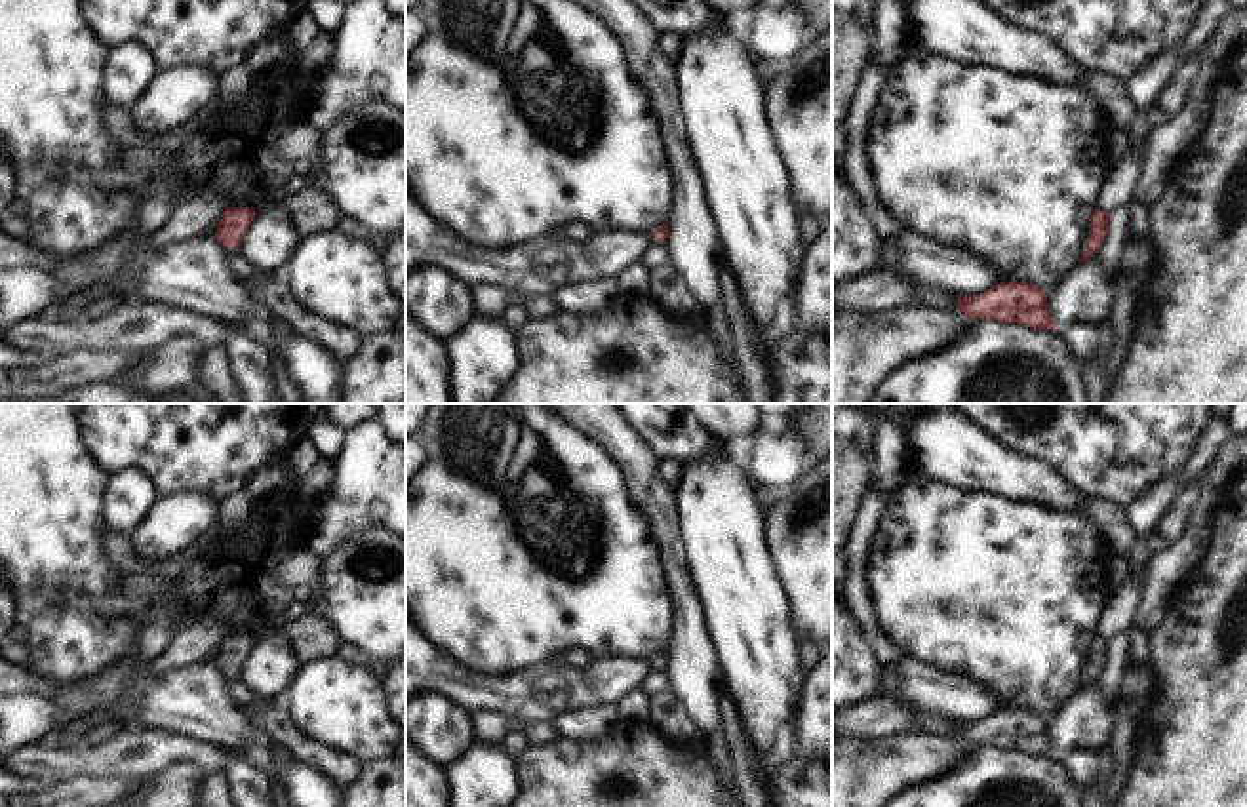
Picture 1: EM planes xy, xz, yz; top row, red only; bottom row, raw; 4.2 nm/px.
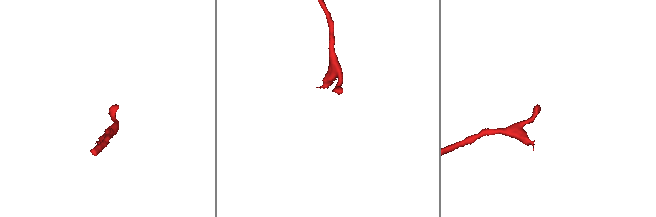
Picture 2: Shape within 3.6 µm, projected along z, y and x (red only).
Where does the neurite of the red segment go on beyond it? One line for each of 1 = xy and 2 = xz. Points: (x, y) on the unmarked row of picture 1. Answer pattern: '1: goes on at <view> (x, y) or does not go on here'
1: does not go on here
2: does not go on here

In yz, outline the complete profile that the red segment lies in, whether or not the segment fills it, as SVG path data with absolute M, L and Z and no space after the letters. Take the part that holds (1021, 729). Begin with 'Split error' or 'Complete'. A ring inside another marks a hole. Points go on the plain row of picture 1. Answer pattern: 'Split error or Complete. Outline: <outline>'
Complete. Outline: M998 708L977 723L961 721L958 737L969 746L984 744L1059 758L1049 740L1047 719L1028 708Z

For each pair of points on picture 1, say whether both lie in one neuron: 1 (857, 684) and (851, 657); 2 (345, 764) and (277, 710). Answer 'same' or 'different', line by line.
1: same
2: same

